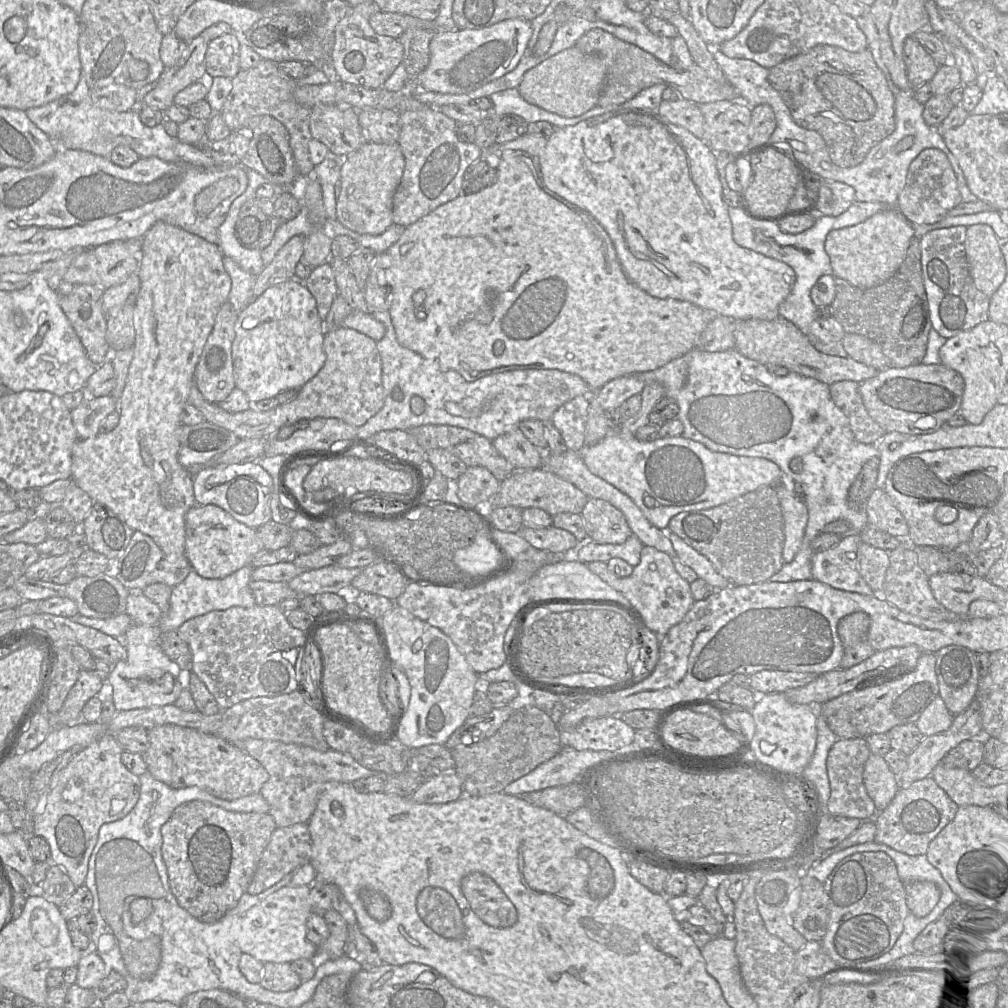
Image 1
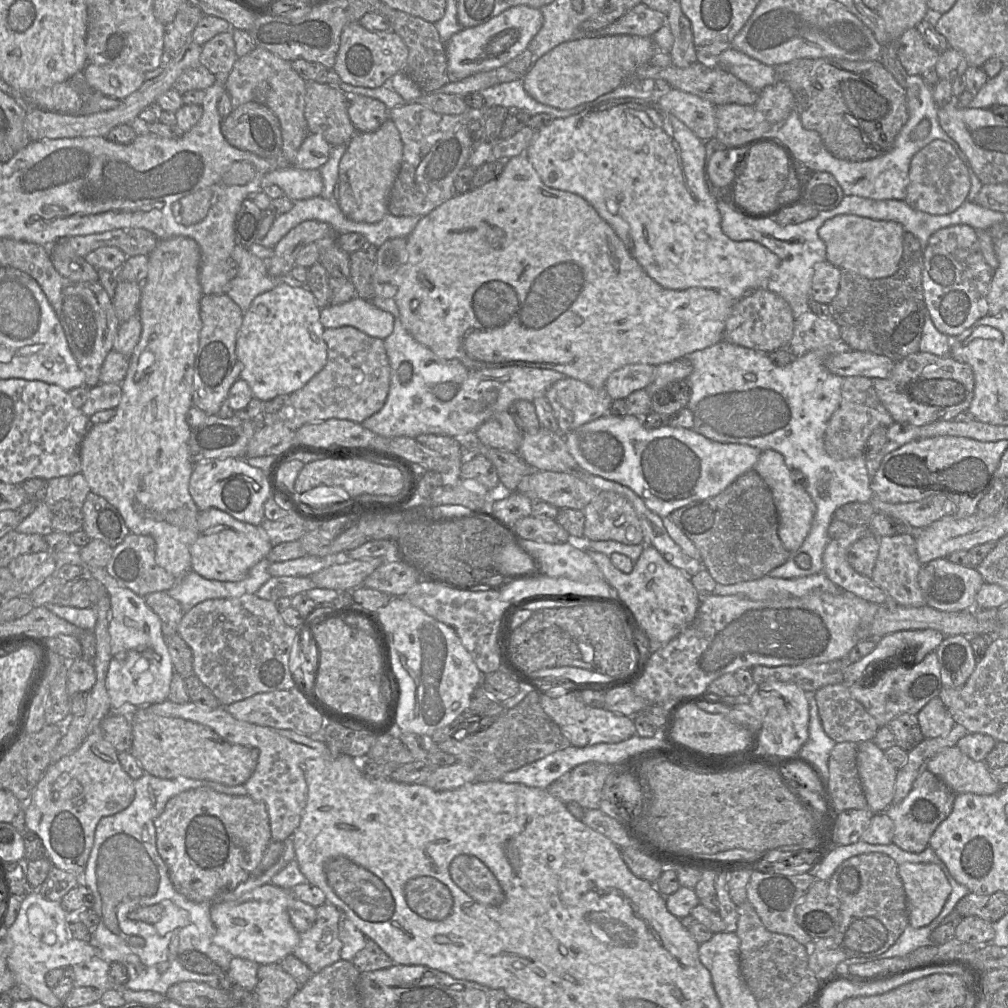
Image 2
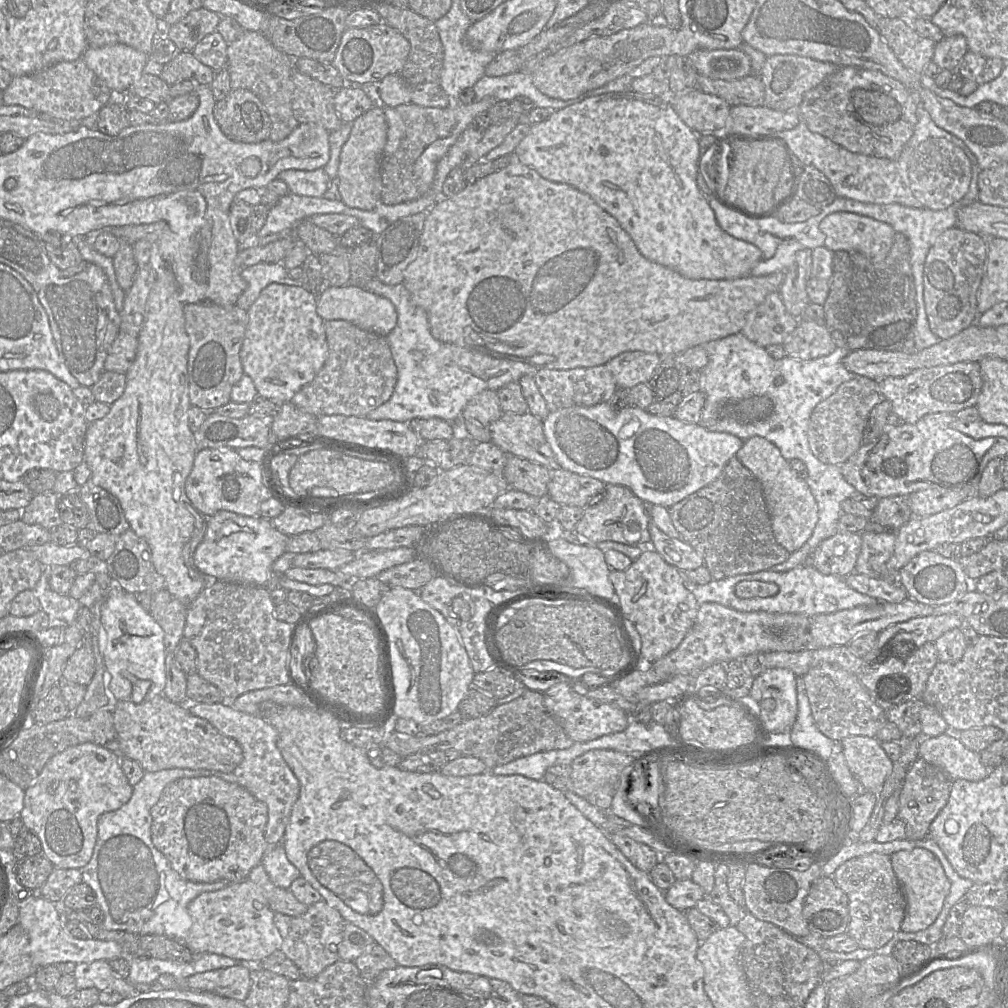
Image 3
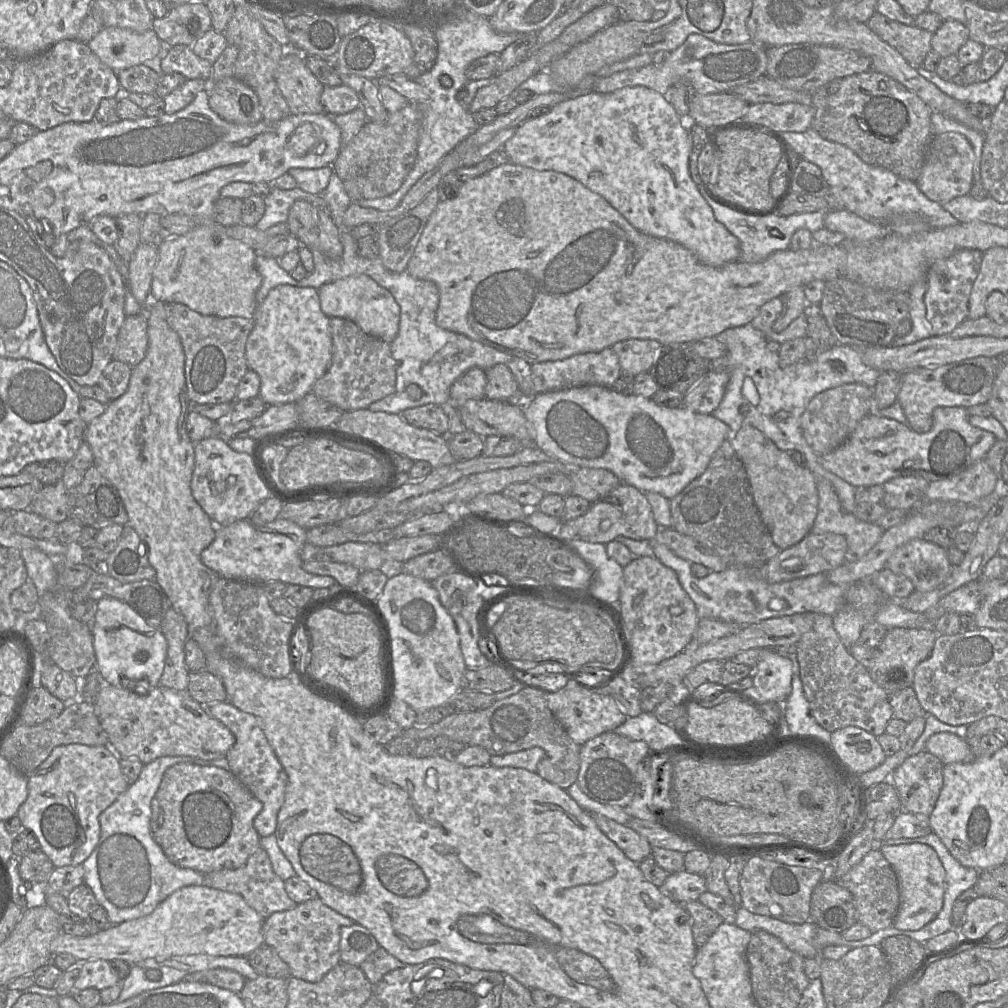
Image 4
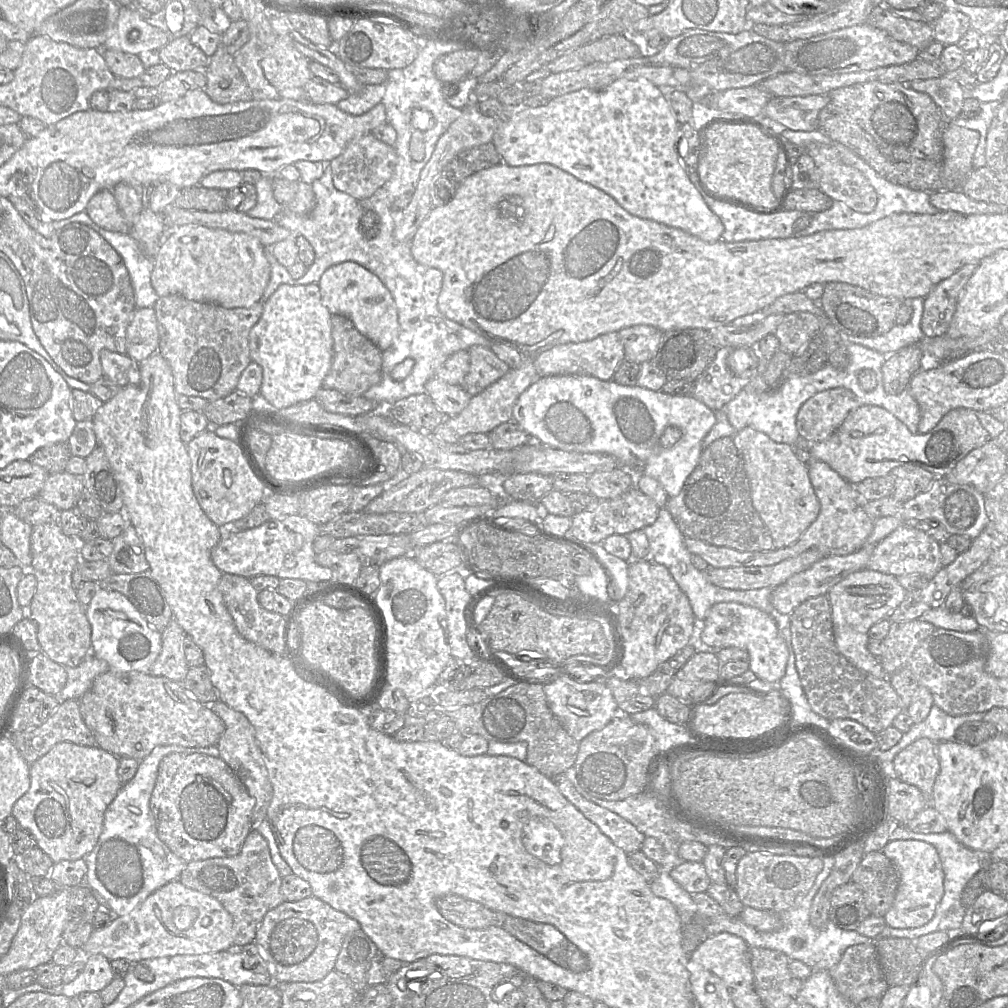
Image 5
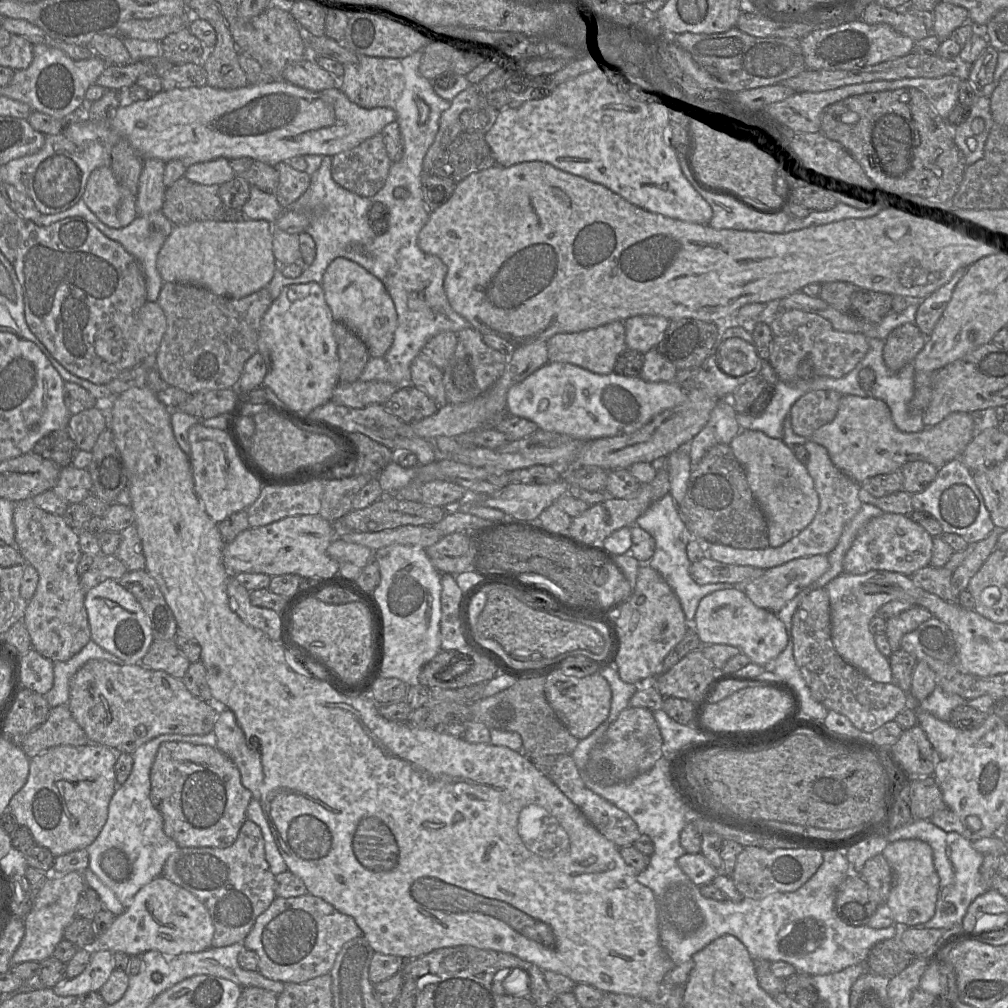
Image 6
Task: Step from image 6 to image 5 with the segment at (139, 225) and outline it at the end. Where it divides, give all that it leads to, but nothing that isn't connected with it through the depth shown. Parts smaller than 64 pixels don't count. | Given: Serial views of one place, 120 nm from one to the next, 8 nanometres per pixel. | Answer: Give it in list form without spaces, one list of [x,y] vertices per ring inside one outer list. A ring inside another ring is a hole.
[[[86,211],[74,214],[64,220],[51,222],[55,230],[65,225],[78,222],[89,226],[102,236],[122,258],[134,290],[136,308],[153,307],[159,296],[151,283],[151,275],[156,258],[145,255],[139,243],[128,232],[112,232],[101,228],[88,216]]]

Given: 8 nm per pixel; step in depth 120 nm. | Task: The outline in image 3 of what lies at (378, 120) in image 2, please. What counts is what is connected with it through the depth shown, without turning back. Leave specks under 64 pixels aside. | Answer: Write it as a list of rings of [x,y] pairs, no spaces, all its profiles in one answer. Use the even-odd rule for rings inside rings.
[[[345,85],[336,91],[335,110],[343,123],[353,123],[359,116],[376,105],[359,85]]]

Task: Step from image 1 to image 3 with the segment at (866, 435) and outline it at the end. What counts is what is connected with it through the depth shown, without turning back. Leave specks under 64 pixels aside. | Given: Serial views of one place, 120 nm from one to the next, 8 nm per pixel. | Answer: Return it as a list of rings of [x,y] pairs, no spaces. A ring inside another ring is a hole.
[[[864,376],[855,377],[842,383],[830,397],[814,408],[808,425],[808,442],[811,452],[821,462],[843,464],[862,446],[870,413],[885,399],[878,382]]]

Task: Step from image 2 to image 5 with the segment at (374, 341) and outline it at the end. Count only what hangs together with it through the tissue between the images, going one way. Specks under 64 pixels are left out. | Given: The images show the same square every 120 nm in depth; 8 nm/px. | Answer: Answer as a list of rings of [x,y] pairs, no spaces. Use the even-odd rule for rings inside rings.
[[[341,315],[331,316],[333,359],[323,387],[335,389],[345,395],[363,395],[378,384],[382,377],[382,351],[364,337],[350,319]]]

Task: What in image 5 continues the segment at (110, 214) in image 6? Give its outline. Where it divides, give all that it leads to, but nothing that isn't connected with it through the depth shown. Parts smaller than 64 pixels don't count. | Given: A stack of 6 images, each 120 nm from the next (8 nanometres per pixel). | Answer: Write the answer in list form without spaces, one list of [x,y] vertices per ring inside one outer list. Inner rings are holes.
[[[112,189],[98,191],[86,207],[88,216],[101,228],[112,232],[128,232],[128,227]]]

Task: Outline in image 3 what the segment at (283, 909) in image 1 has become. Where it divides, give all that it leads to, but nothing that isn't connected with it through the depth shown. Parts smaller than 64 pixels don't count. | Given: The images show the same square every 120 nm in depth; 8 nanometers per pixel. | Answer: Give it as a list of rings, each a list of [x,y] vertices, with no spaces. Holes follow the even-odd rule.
[[[249,879],[231,883],[217,891],[201,893],[189,903],[188,913],[192,919],[192,927],[182,944],[193,955],[214,953],[242,960],[243,963],[259,964],[263,959],[281,948],[282,939],[274,923],[275,912],[270,909],[263,890]]]

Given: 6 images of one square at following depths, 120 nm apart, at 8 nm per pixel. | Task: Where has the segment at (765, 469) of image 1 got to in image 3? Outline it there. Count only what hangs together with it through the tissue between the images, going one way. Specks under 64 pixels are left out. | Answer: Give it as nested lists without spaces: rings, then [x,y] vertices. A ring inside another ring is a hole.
[[[610,402],[559,409],[550,412],[542,422],[558,467],[599,479],[605,484],[628,487],[647,505],[661,505],[668,509],[716,480],[744,443],[732,434],[709,431],[700,424],[683,422],[673,416],[651,415],[632,405],[617,410]]]

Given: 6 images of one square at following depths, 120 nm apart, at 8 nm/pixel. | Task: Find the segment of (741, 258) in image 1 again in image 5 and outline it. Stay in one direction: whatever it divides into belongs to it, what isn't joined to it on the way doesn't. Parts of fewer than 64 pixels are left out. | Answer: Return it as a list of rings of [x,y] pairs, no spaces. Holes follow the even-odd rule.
[[[645,78],[618,79],[603,90],[580,89],[548,101],[539,107],[514,111],[502,119],[492,143],[510,166],[552,164],[613,197],[629,213],[666,226],[679,228],[705,242],[721,239],[724,225],[708,207],[690,181],[678,154],[681,125],[666,100],[666,91]]]

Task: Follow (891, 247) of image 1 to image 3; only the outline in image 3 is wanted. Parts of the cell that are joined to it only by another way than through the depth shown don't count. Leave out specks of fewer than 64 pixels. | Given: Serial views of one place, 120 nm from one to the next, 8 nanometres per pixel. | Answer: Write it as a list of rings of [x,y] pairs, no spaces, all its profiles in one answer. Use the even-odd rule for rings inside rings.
[[[835,212],[819,225],[832,252],[856,251],[872,260],[883,260],[891,249],[895,230],[887,223],[851,212]]]

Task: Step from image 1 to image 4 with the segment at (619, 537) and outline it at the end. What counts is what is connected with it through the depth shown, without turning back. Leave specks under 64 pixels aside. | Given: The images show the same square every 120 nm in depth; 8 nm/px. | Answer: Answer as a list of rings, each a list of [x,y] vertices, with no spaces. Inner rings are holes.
[[[620,483],[607,495],[591,503],[585,514],[572,521],[572,526],[580,539],[603,544],[619,536],[634,540],[653,540],[658,532],[658,525],[645,493],[626,483]]]

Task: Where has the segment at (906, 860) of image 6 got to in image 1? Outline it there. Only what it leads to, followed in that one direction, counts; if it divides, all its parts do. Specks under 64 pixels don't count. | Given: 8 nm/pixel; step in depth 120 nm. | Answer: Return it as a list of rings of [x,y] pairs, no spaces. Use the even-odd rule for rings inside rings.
[[[912,881],[905,885],[909,913],[918,918],[932,912],[941,900],[938,887],[929,881]]]

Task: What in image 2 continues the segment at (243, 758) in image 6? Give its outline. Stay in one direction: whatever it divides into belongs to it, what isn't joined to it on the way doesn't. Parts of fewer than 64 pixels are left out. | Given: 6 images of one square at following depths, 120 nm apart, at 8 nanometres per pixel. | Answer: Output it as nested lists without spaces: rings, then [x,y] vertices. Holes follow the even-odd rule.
[[[165,700],[160,703],[143,707],[148,707],[149,711],[159,716],[182,718],[202,724],[212,729],[221,738],[230,743],[257,749],[257,765],[252,776],[244,783],[245,789],[251,798],[265,805],[269,816],[271,841],[283,842],[289,838],[289,836],[293,835],[300,824],[301,816],[307,801],[307,783],[303,771],[303,764],[308,759],[330,758],[332,755],[328,746],[321,739],[310,738],[288,729],[275,729],[238,720],[234,718],[223,706],[210,708],[197,705],[192,701],[188,701],[183,704],[176,704],[169,700]]]

